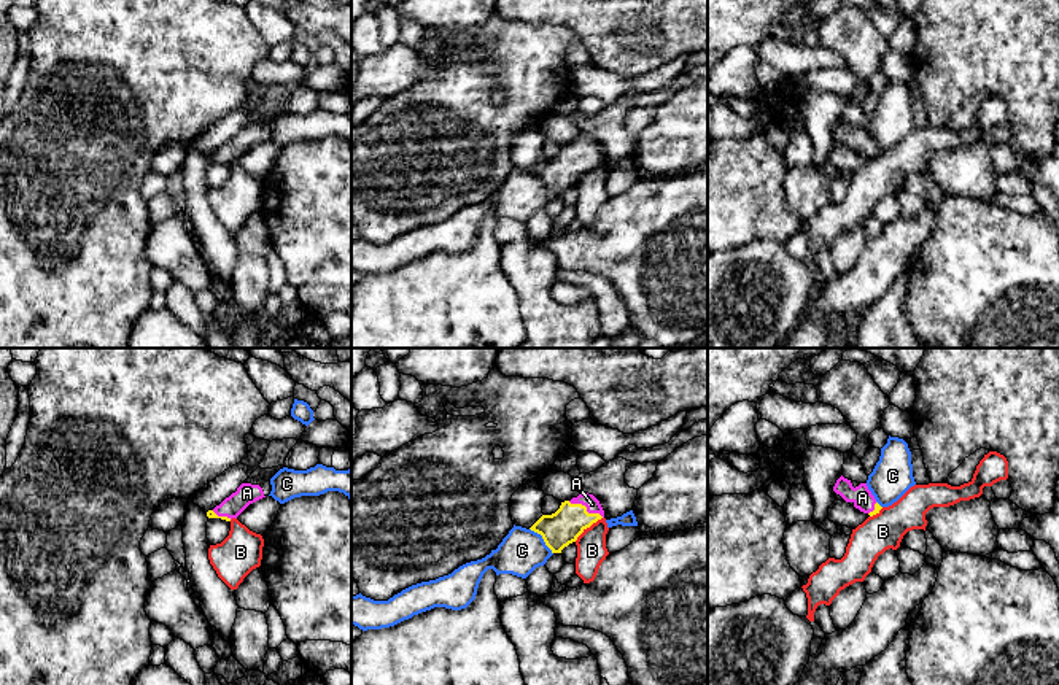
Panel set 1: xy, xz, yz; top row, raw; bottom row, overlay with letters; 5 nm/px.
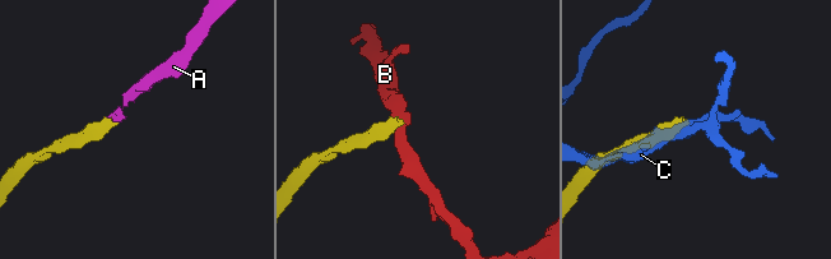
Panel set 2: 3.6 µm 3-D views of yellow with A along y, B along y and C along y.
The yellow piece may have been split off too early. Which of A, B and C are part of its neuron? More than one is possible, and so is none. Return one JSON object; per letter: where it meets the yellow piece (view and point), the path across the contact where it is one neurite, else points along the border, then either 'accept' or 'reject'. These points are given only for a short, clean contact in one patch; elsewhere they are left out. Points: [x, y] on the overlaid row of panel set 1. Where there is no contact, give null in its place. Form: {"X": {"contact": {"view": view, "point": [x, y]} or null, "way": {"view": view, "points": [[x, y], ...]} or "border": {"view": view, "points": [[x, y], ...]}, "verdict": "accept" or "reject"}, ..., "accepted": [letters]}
{"A": {"contact": {"view": "xz", "point": [585, 509]}, "way": {"view": "xz", "points": [[562, 528], [585, 509], [592, 504]]}, "verdict": "accept"}, "B": {"contact": {"view": "xz", "point": [587, 526]}, "border": {"view": "xz", "points": [[601, 517], [574, 541]]}, "verdict": "reject"}, "C": {"contact": {"view": "xz", "point": [543, 537]}, "verdict": "reject"}, "accepted": ["A"]}

